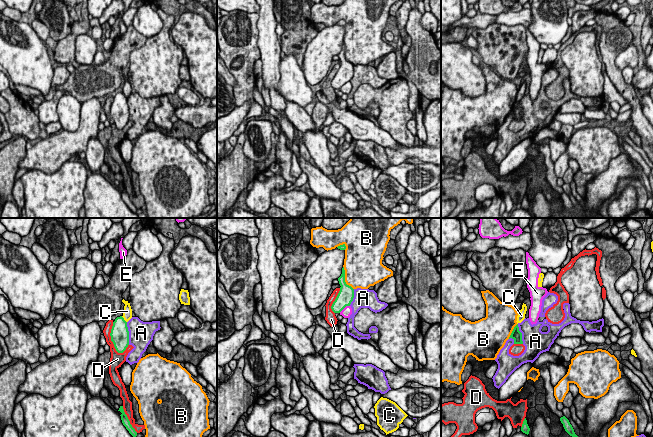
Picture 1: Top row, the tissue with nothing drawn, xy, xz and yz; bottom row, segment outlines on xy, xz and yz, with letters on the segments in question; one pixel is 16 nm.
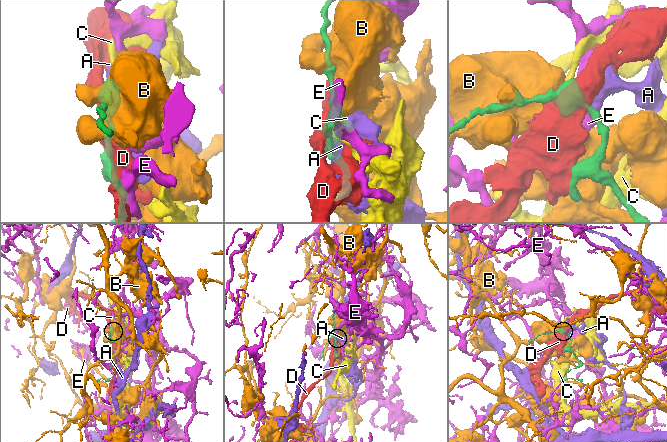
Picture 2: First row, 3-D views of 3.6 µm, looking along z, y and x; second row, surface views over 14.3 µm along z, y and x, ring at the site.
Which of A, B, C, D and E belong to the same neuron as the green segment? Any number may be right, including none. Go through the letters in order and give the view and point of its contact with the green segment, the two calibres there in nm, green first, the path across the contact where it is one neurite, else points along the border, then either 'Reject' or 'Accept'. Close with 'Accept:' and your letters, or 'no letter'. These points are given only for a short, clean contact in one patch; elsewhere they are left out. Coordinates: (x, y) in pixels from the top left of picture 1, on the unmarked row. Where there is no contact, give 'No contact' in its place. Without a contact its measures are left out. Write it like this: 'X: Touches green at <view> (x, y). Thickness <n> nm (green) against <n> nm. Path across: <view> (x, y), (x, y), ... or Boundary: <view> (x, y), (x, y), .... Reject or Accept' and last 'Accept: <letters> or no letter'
A: Touches green at xy (128, 109). Thickness 300 nm (green) against 380 nm. Reject
B: Touches green at xz (344, 54). Thickness 240 nm (green) against 440 nm. Reject
C: Touches green at xy (123, 95). Thickness 300 nm (green) against 160 nm. Boundary: xy (121, 92), (126, 98). Reject
D: Touches green at xy (111, 115). Thickness 300 nm (green) against 130 nm. Reject
E: Touches green at xz (344, 83). Thickness 260 nm (green) against 160 nm. Reject
Accept: no letter

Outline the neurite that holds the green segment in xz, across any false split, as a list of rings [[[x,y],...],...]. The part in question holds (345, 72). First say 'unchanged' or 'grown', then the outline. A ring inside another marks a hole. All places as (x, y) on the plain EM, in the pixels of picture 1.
unchanged | [[[342,44],[342,50],[338,54],[340,67],[333,78],[331,85],[334,89],[340,89],[346,82],[350,82],[354,74],[354,65],[345,58],[345,46]]]

